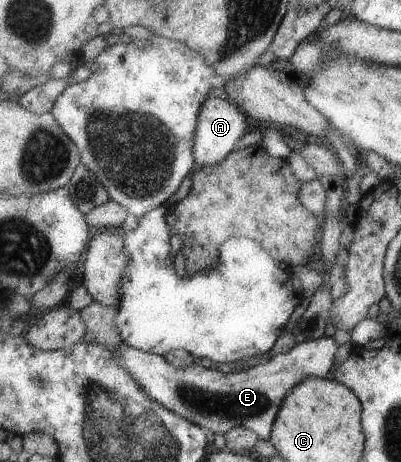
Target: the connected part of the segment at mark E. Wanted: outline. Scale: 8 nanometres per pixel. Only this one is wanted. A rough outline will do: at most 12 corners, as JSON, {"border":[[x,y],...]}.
{"border":[[334,337],[222,373],[126,344],[120,367],[214,434],[270,441],[286,395],[336,363]]}

